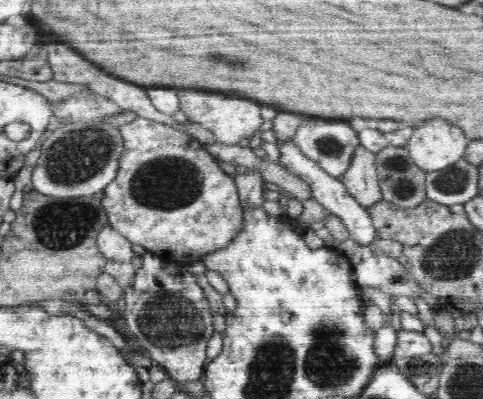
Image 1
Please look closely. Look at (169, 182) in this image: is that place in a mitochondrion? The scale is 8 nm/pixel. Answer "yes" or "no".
yes

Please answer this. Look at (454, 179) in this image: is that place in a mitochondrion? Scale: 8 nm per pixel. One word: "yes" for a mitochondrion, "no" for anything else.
yes

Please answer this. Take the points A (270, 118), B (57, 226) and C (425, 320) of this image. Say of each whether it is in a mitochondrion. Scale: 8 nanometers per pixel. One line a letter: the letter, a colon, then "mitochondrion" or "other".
A: other
B: mitochondrion
C: other

